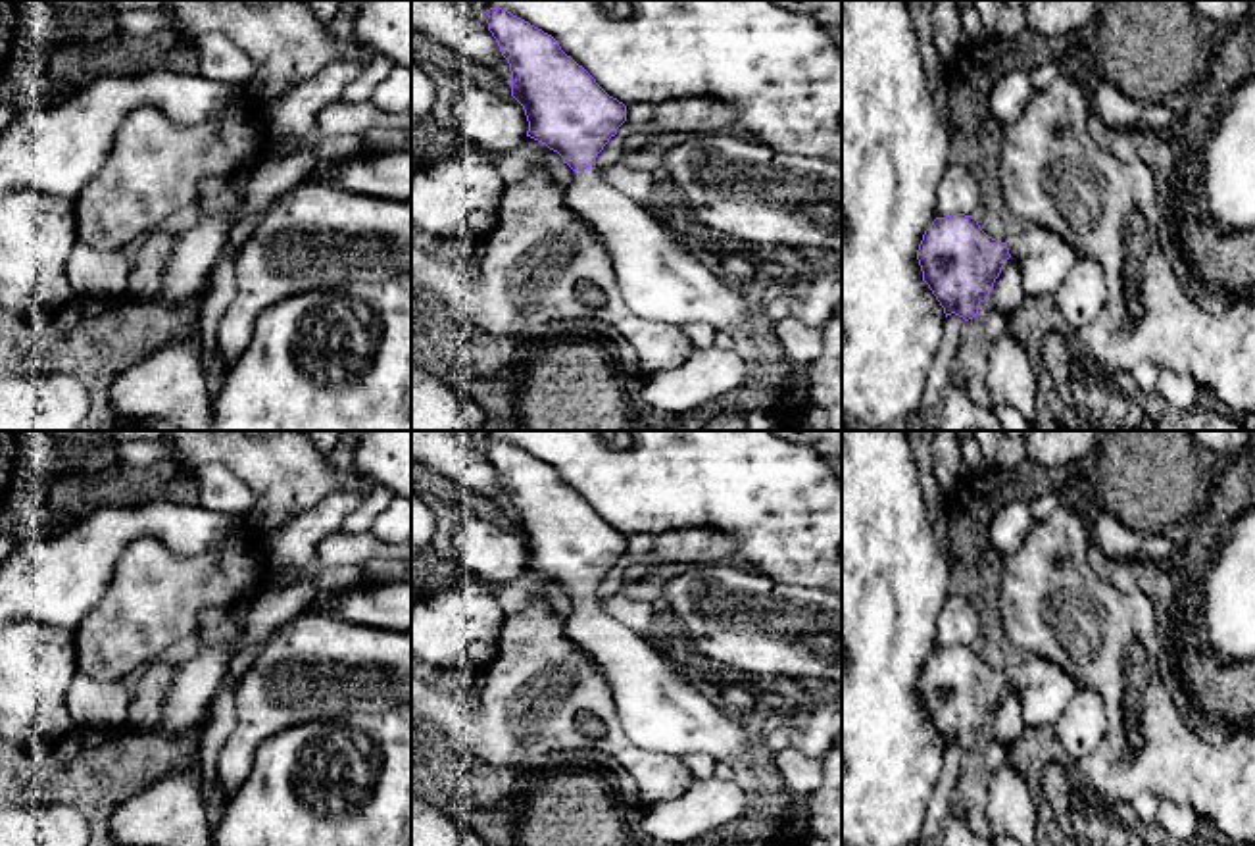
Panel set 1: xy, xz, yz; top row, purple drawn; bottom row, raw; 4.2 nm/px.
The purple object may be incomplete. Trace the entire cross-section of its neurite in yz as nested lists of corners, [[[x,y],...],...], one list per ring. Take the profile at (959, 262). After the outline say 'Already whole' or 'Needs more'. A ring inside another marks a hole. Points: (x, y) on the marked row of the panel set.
[[[965,213],[936,217],[917,250],[923,281],[946,317],[955,313],[965,321],[980,315],[978,306],[1011,256],[1021,265],[1026,296],[1053,294],[1082,260],[1072,244],[1040,225],[1013,227],[1001,242]]]. Needs more

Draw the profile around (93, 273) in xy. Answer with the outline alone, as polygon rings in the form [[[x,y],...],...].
[[[77,238],[65,271],[79,300],[115,300],[129,292],[131,261],[121,250],[98,252]]]

